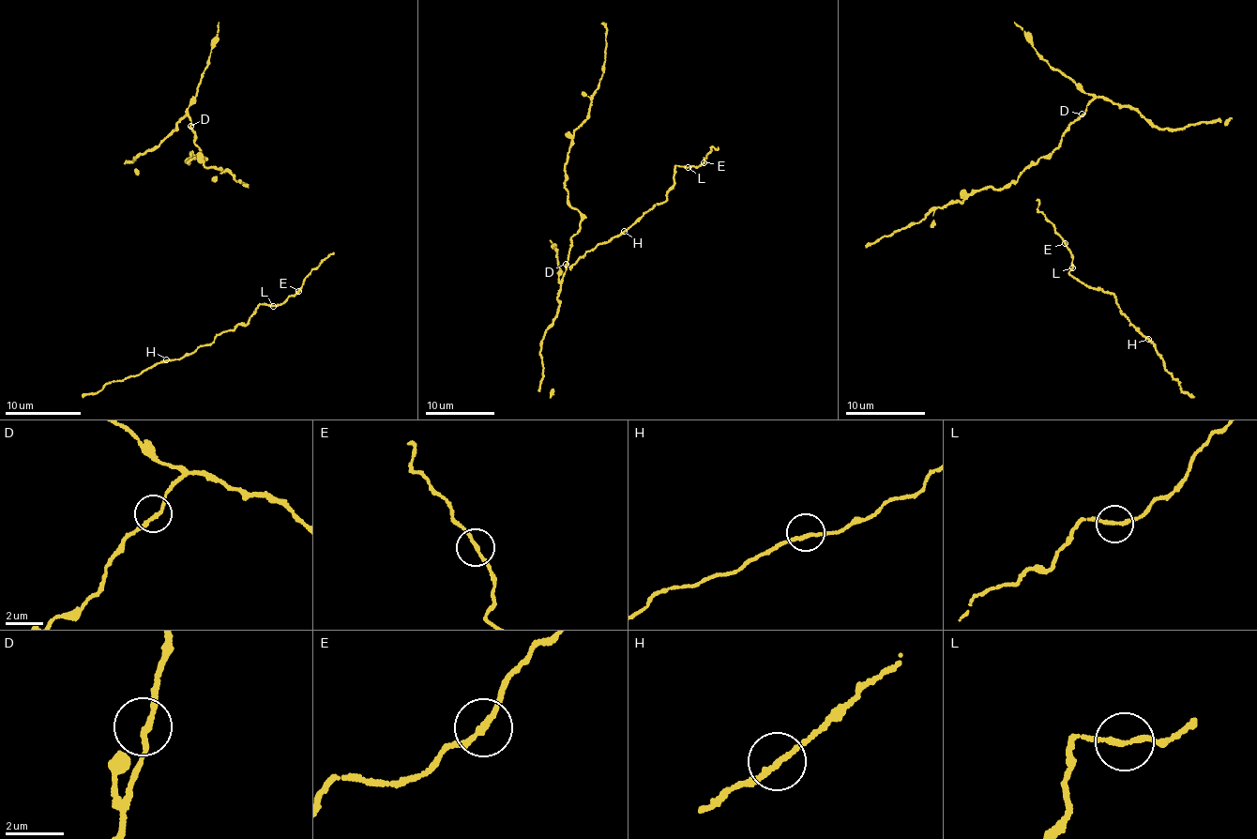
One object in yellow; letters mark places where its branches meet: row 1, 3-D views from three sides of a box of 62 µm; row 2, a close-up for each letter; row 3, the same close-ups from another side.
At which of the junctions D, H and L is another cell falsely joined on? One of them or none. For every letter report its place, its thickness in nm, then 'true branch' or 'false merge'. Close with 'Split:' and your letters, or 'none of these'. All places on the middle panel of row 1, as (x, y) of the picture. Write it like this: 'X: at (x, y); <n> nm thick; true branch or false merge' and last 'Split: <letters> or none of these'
D: at (566, 264); 180 nm thick; true branch
H: at (624, 231); 180 nm thick; true branch
L: at (688, 167); 180 nm thick; true branch
Split: none of these

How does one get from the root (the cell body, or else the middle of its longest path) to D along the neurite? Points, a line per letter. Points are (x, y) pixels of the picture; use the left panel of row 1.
D: (222, 170), (199, 159), (187, 163), (192, 155), (202, 158), (190, 126)

